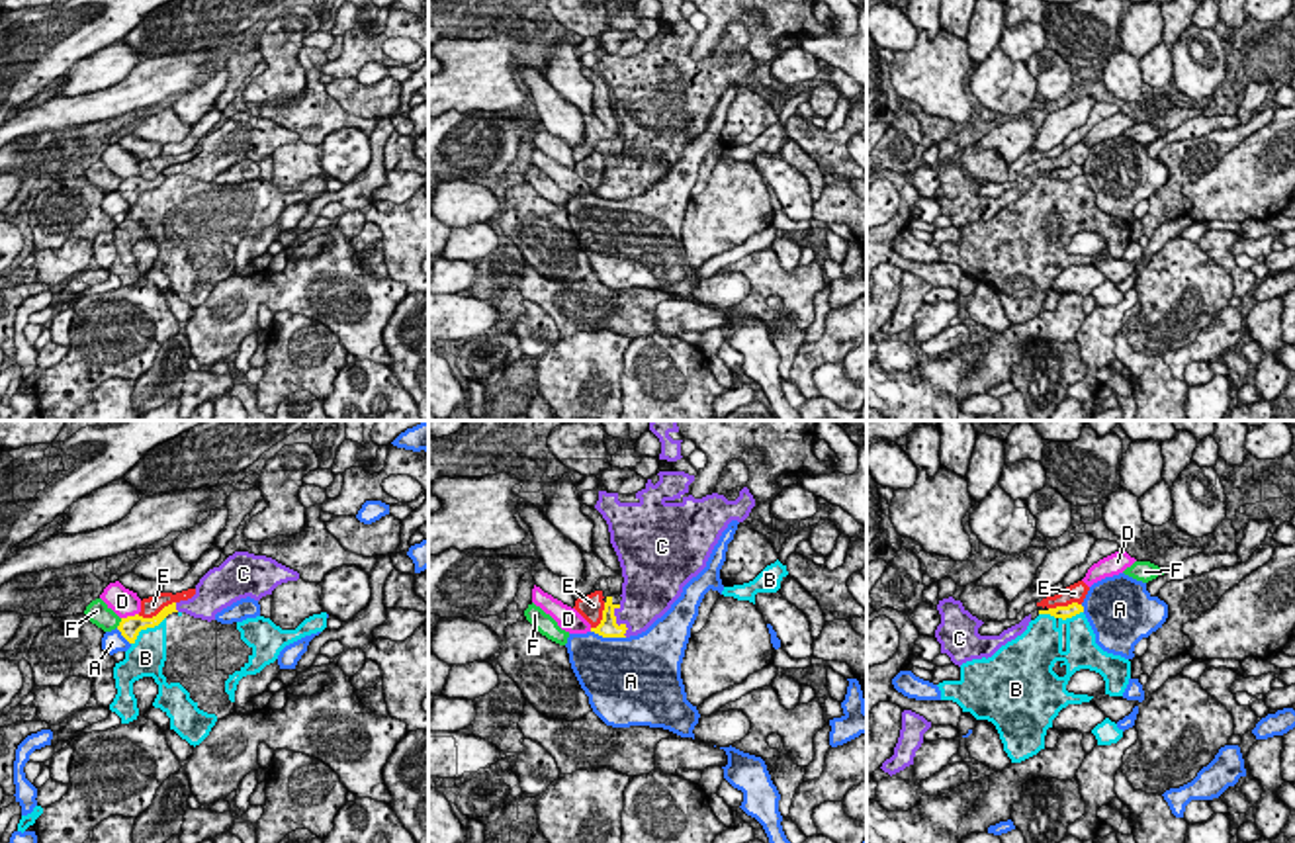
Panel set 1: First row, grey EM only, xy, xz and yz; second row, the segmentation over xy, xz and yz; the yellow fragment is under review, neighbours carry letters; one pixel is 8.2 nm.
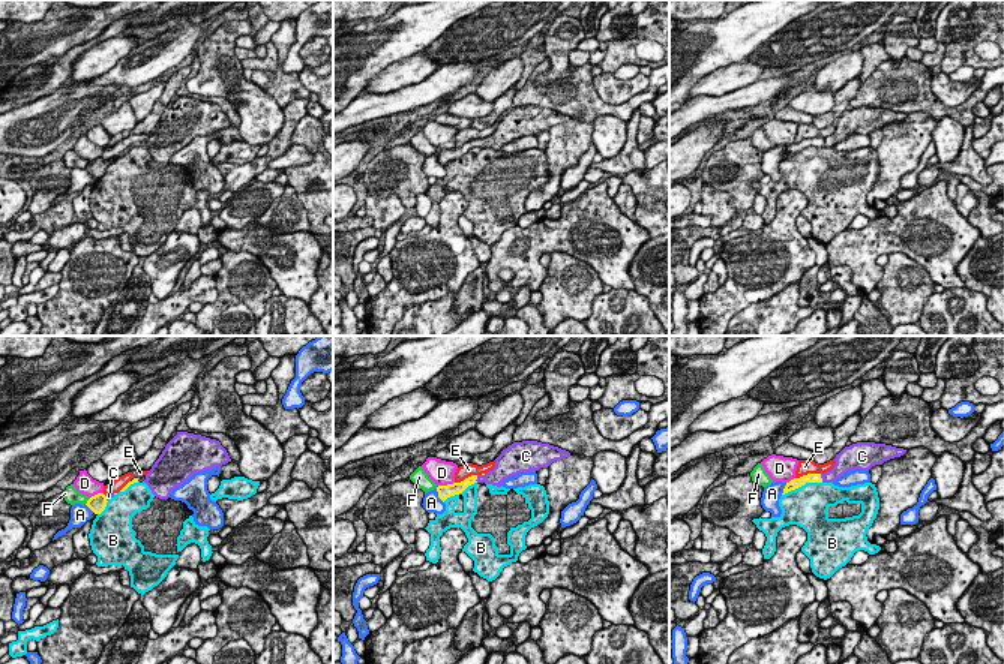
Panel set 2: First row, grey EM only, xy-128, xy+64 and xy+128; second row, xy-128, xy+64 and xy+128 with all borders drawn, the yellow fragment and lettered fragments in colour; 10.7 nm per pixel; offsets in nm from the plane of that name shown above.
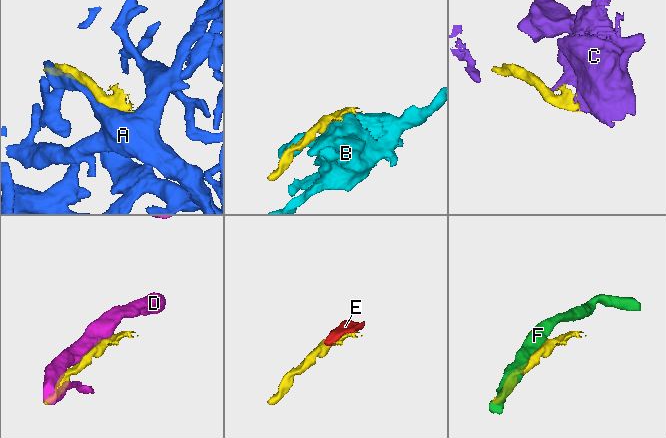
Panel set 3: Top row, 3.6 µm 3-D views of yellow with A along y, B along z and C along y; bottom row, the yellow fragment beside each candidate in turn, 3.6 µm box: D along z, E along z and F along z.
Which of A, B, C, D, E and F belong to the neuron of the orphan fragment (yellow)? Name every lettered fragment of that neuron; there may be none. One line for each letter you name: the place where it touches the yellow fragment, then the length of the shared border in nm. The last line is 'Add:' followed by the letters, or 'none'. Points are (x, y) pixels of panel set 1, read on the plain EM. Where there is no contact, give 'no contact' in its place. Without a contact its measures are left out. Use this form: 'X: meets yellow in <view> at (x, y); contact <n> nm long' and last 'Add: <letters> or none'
C: meets yellow in xz at (615, 184); contact 280 nm long
Add: C

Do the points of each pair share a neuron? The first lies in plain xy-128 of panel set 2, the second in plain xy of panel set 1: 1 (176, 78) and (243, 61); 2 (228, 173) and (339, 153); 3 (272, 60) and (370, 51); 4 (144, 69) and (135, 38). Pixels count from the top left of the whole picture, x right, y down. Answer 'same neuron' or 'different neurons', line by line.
1: same neuron
2: different neurons
3: same neuron
4: different neurons

